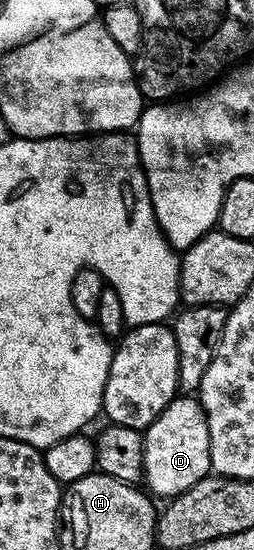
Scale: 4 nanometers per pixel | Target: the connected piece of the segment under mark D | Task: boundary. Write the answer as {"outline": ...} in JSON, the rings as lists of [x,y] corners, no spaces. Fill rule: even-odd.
{"outline":[[[175,397],[163,409],[161,416],[157,416],[157,420],[153,420],[153,424],[147,427],[143,434],[143,478],[145,483],[147,482],[146,489],[152,495],[160,494],[163,500],[170,500],[185,493],[189,488],[193,488],[193,484],[197,484],[197,480],[208,477],[212,473],[210,443],[209,424],[198,397]]]}

